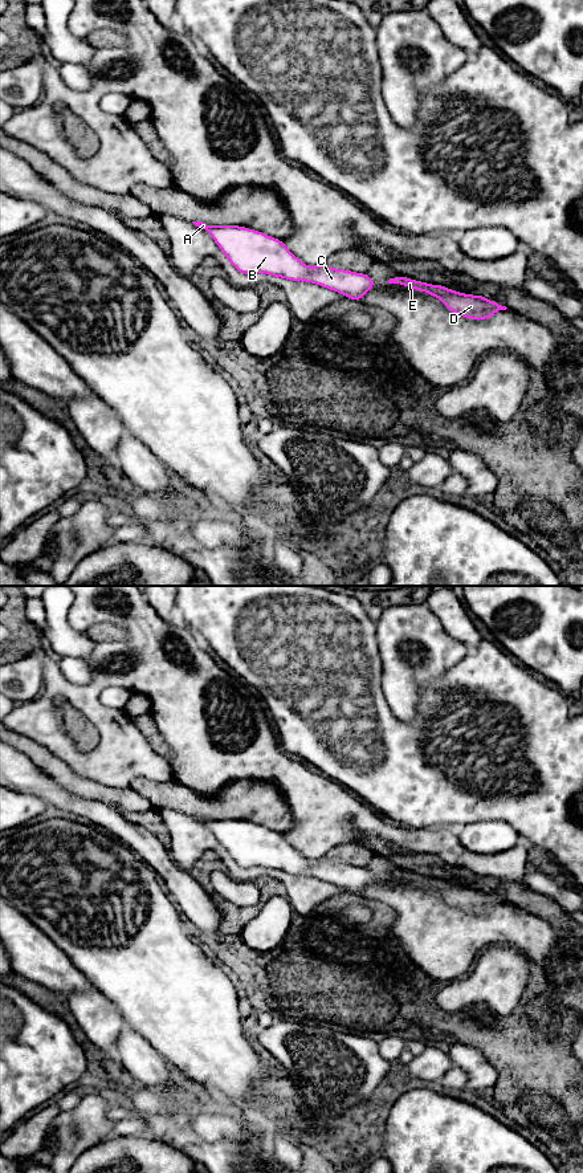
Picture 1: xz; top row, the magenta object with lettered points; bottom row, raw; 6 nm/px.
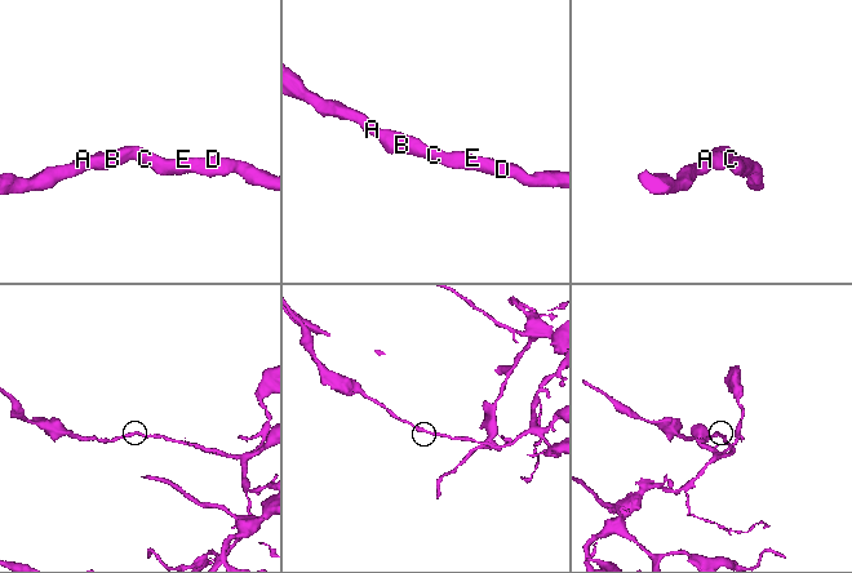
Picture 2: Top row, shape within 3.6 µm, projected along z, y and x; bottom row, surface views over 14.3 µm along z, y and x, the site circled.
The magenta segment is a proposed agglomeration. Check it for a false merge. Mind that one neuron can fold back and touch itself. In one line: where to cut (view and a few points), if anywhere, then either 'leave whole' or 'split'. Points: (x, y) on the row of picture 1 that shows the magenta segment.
cut none; leave whole

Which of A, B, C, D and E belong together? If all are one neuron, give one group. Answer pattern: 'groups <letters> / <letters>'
groups A B C D E

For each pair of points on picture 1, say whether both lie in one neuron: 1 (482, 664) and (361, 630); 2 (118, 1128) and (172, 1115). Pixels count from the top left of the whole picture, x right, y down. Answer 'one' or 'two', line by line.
1: one
2: two

